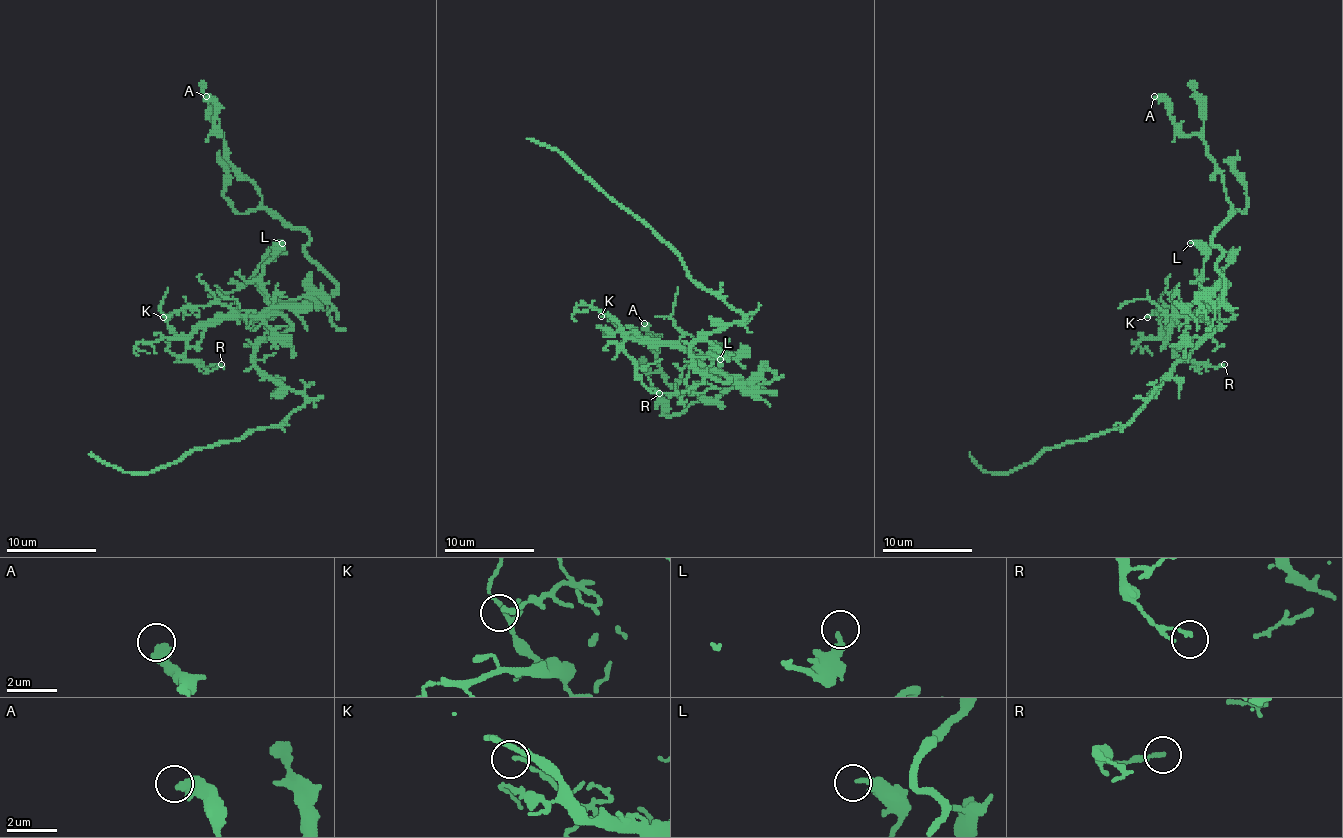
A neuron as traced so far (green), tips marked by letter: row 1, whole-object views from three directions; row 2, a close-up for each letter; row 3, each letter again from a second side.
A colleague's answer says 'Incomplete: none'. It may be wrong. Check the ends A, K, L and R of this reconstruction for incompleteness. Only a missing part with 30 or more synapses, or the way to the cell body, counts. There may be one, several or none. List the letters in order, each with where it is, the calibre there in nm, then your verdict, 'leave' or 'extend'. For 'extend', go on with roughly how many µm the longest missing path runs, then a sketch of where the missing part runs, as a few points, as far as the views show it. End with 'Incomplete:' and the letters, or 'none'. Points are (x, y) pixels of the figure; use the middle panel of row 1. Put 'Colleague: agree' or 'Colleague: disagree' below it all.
A: at (644, 323); 440 nm thick; leave
K: at (601, 316); 150 nm thick; leave
L: at (720, 359); 280 nm thick; leave
R: at (659, 393); 120 nm thick; leave
Incomplete: none
Colleague: agree

